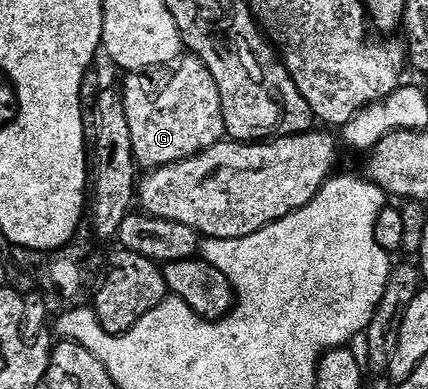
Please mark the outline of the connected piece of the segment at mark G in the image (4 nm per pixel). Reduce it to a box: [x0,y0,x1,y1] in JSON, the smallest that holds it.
[126,57,226,168]

